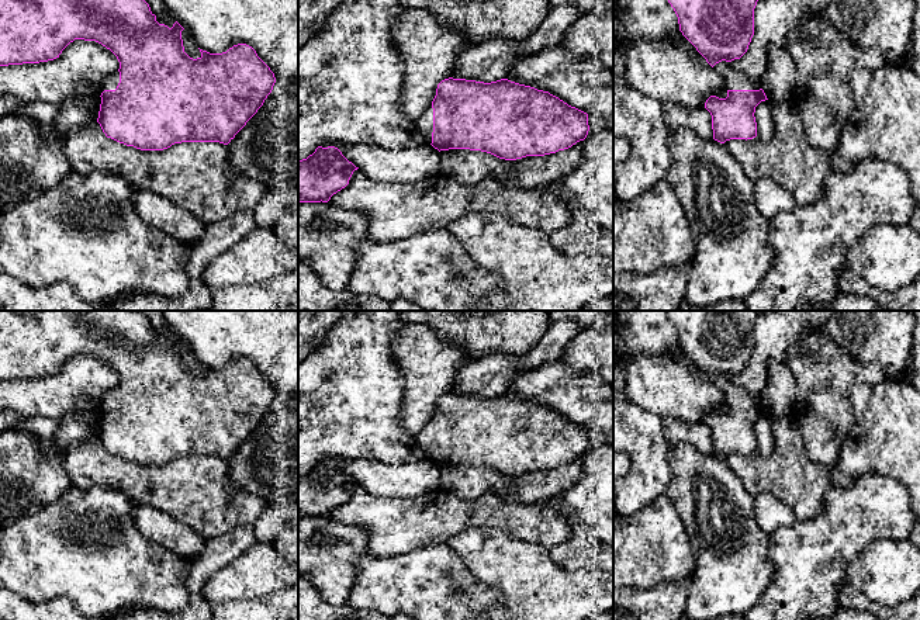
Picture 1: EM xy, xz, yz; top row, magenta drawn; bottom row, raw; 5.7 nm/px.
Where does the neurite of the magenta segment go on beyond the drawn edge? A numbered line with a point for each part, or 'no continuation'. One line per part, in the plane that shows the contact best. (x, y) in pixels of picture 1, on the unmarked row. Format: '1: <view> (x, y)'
1: xz (425, 437)

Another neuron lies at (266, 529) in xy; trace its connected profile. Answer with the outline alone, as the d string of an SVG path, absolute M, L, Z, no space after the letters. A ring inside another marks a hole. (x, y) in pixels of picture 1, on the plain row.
M283 503L267 506L253 524L257 543L273 543L288 517L288 509Z

